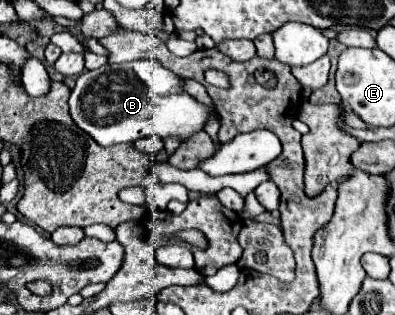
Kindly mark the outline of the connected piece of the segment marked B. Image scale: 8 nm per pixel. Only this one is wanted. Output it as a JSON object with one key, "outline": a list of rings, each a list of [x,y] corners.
{"outline":[[[143,58],[85,70],[71,90],[71,116],[75,124],[97,144],[113,146],[135,142],[145,136],[155,136],[159,140],[179,136],[185,140],[203,128],[209,118],[209,110],[191,98],[183,90],[181,80],[171,70],[163,68],[159,60]]]}

